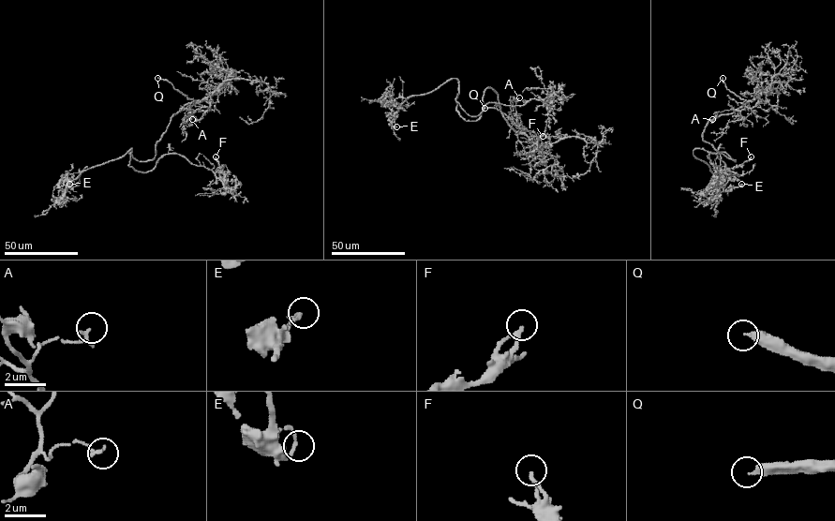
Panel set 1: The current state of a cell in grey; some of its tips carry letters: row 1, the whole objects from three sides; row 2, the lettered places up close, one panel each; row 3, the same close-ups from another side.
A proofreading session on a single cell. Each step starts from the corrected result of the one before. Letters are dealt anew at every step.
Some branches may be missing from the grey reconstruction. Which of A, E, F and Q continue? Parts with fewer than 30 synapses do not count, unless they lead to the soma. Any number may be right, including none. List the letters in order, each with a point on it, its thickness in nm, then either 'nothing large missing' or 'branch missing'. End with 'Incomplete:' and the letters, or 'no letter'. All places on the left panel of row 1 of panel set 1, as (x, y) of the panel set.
A: at (192, 119); 170 nm thick; nothing large missing
E: at (69, 184); 140 nm thick; nothing large missing
F: at (216, 156); 140 nm thick; nothing large missing
Q: at (157, 78); 360 nm thick; branch missing
Incomplete: Q

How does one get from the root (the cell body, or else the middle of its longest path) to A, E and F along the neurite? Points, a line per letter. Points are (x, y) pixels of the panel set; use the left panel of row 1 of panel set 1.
A: (156, 146), (173, 114), (187, 103), (210, 97), (209, 108), (188, 110), (187, 119), (192, 119)
E: (156, 146), (150, 160), (136, 160), (131, 148), (84, 170), (67, 186), (64, 197), (69, 184)
F: (156, 146), (150, 160), (129, 152), (129, 166), (147, 172), (177, 154), (217, 172), (216, 156)

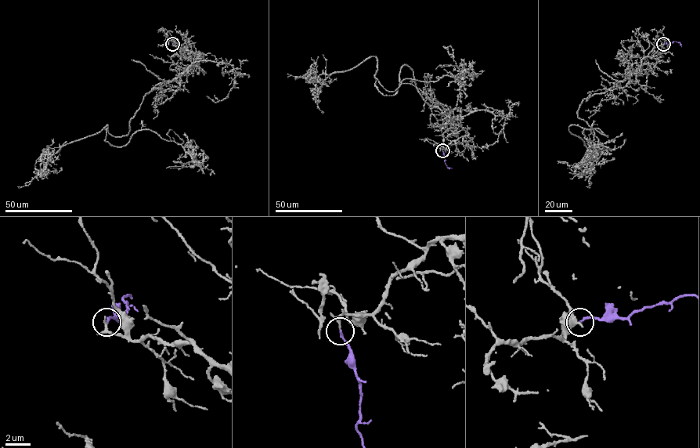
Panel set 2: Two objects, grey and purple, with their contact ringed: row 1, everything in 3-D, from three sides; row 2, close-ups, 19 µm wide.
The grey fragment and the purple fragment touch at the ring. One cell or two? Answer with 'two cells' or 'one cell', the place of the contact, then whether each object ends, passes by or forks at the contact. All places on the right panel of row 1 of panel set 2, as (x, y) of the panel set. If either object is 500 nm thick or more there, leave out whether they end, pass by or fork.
one cell | (663, 44) | grey ends | purple ends

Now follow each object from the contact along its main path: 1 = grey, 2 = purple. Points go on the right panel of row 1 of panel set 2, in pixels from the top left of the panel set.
1: (662, 44), (626, 79), (585, 98), (577, 117), (608, 136), (583, 130), (604, 146), (592, 129), (582, 168)
2: (662, 44), (676, 41), (680, 45)

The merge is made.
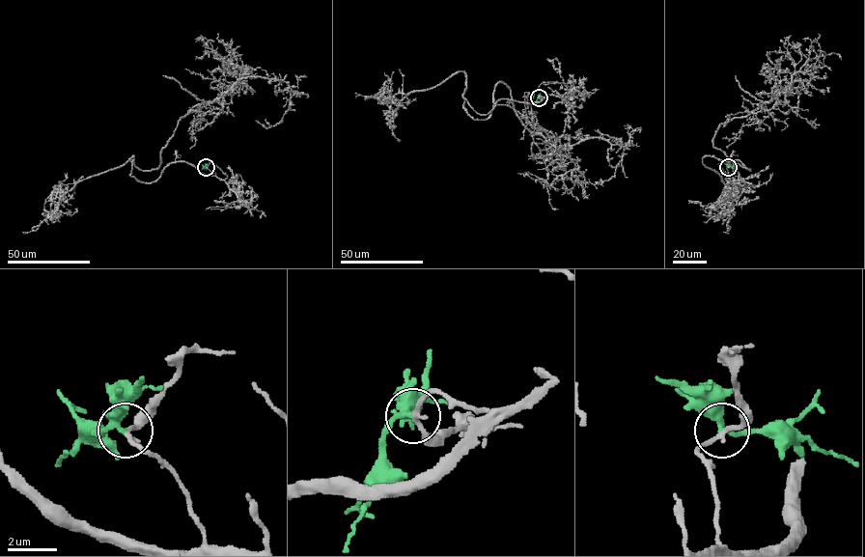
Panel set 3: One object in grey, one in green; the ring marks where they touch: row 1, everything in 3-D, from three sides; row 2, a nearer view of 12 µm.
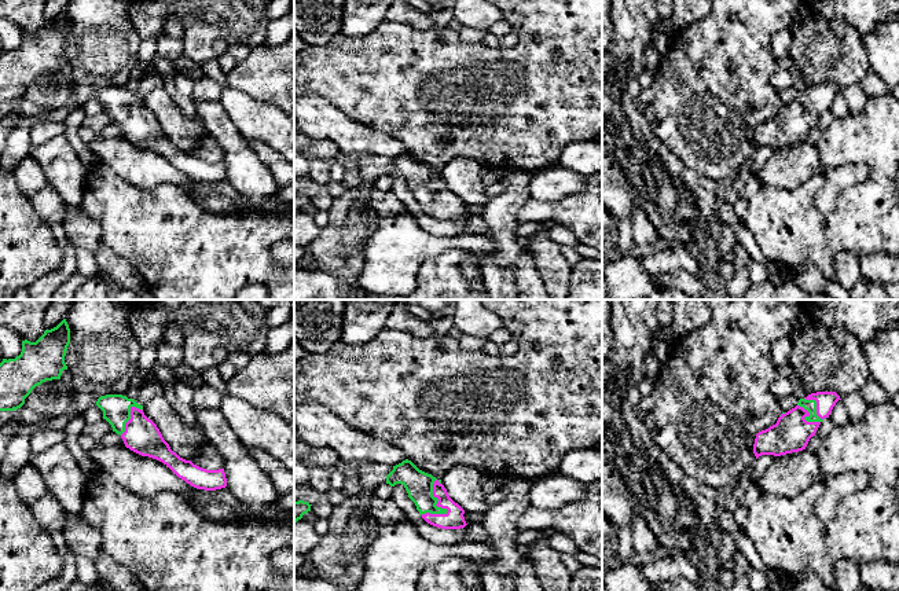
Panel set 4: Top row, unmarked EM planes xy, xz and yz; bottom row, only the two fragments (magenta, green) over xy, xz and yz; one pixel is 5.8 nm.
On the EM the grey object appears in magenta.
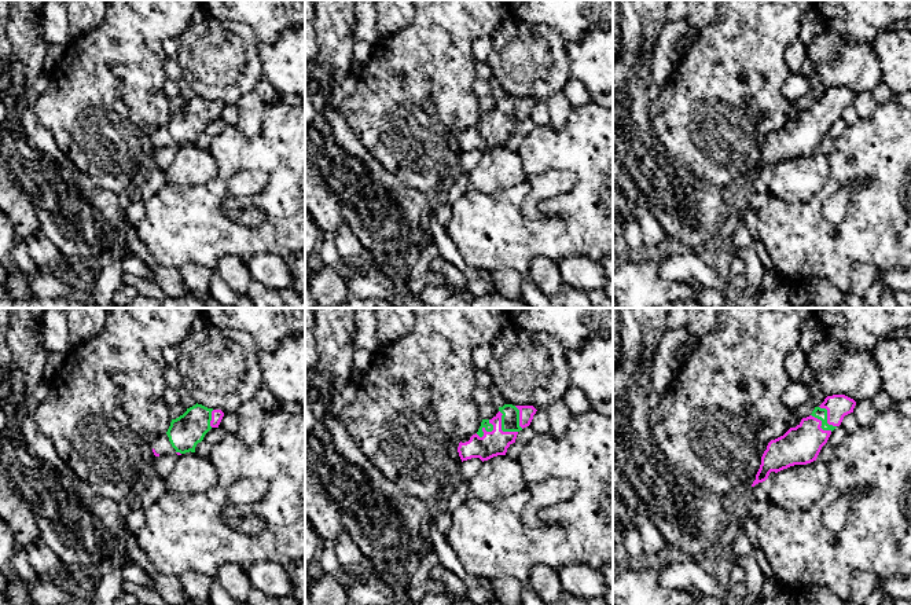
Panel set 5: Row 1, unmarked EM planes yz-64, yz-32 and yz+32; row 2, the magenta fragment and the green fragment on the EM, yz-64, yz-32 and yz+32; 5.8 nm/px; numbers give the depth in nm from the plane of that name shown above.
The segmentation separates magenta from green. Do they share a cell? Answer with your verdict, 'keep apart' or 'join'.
join

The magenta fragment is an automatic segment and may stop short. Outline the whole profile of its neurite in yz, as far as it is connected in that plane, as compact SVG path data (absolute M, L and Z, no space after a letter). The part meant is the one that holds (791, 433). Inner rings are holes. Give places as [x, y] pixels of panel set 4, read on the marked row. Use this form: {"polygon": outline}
{"polygon": "M817 392L800 399L795 408L779 415L775 425L756 434L756 459L762 455L781 456L806 449L839 400L841 399L836 392Z"}

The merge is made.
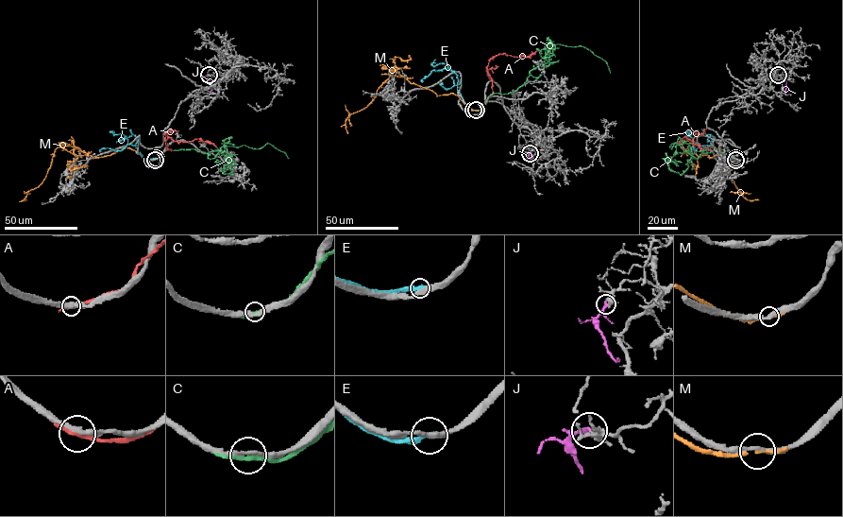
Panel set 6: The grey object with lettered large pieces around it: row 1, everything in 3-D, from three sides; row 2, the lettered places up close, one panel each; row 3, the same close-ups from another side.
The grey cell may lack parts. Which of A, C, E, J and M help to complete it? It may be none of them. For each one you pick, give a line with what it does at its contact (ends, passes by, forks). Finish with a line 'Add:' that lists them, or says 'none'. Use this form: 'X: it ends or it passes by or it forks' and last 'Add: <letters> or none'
J: it passes by
Add: J

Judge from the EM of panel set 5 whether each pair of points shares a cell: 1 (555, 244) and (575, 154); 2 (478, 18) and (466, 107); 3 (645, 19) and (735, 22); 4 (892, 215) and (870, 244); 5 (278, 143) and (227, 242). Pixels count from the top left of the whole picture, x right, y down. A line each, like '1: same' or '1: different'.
1: same
2: same
3: different
4: same
5: same

